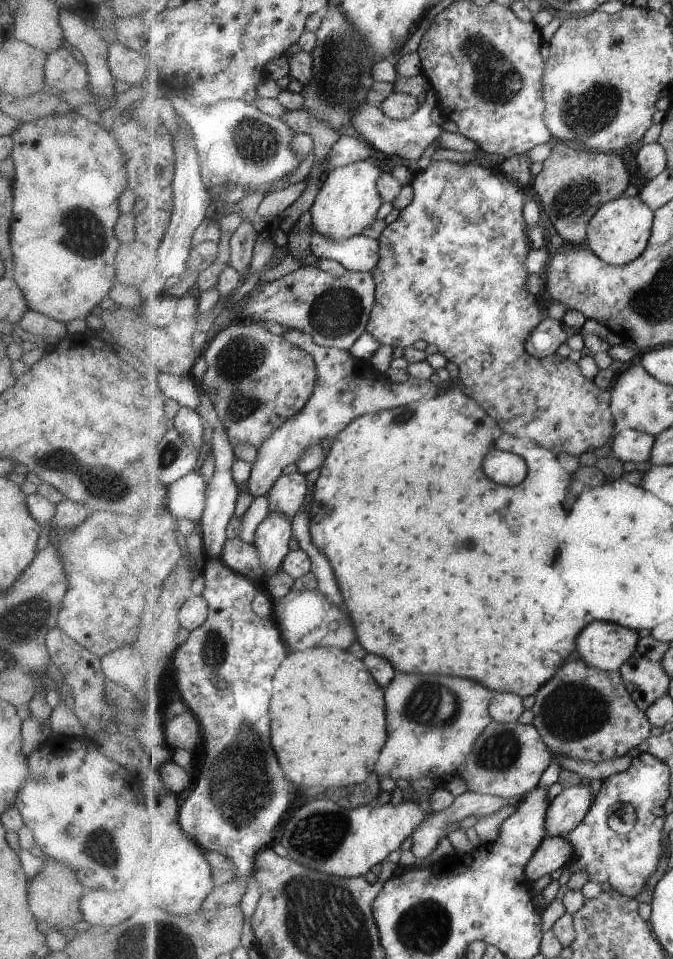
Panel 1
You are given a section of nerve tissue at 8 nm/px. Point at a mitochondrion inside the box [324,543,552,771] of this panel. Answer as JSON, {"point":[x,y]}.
{"point":[431,703]}

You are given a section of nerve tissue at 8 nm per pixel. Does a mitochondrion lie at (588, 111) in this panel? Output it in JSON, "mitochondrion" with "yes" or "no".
{"mitochondrion":"yes"}

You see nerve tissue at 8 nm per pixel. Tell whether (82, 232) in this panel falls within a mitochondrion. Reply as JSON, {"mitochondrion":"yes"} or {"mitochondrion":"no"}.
{"mitochondrion":"yes"}

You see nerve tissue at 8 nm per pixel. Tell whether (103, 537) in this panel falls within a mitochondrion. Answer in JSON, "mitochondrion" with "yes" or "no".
{"mitochondrion":"yes"}

